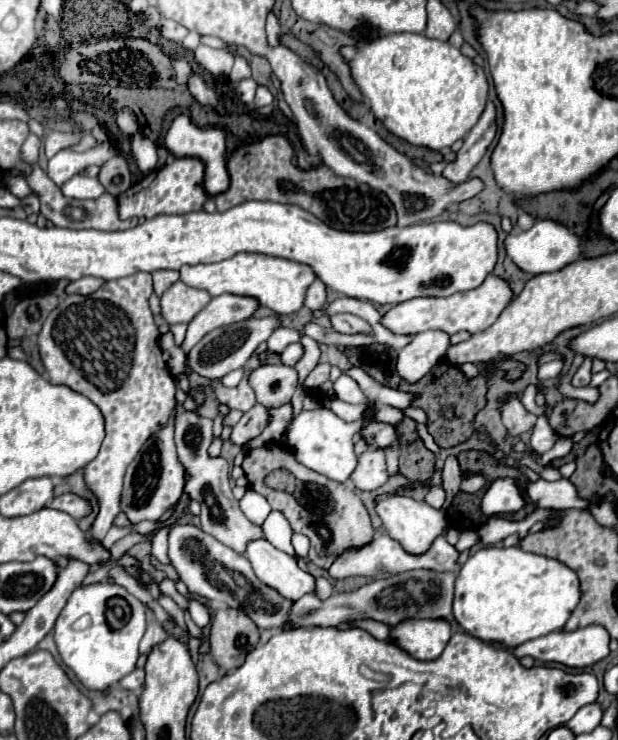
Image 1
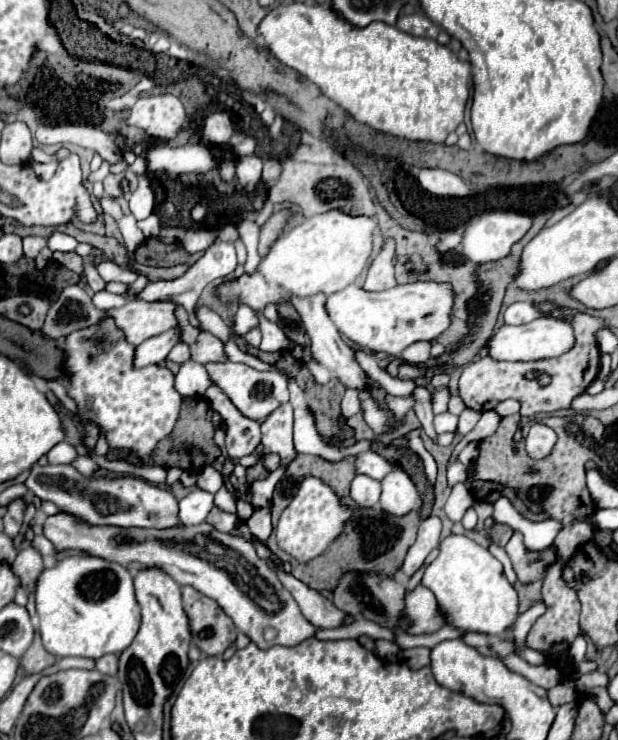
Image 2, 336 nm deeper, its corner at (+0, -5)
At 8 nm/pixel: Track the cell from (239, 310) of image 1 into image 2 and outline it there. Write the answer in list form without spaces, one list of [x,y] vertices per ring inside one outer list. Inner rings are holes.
[[[171,328],[163,334],[151,336],[139,346],[135,346],[135,356],[133,356],[133,368],[143,368],[149,364],[161,364],[169,350],[179,342],[179,330]]]

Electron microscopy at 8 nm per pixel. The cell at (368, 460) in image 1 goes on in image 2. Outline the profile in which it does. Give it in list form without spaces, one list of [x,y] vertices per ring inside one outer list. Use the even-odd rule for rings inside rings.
[[[393,468],[385,478],[383,478],[383,490],[379,498],[381,510],[389,516],[405,516],[421,506],[417,488],[413,486],[411,478],[399,470]]]

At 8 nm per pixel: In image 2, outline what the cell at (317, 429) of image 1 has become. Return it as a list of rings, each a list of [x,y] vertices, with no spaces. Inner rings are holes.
[[[369,450],[369,452],[363,452],[357,456],[357,472],[367,474],[375,480],[383,480],[391,472],[391,468],[393,466],[383,456],[379,456],[377,452]]]

